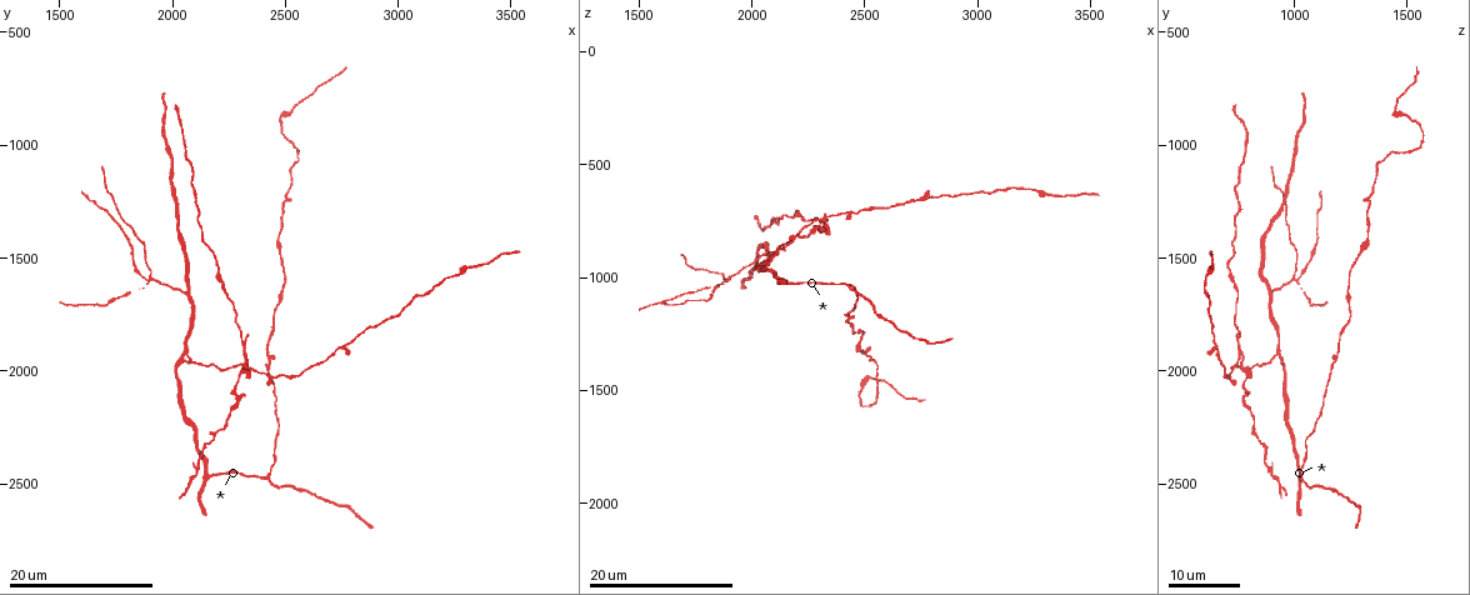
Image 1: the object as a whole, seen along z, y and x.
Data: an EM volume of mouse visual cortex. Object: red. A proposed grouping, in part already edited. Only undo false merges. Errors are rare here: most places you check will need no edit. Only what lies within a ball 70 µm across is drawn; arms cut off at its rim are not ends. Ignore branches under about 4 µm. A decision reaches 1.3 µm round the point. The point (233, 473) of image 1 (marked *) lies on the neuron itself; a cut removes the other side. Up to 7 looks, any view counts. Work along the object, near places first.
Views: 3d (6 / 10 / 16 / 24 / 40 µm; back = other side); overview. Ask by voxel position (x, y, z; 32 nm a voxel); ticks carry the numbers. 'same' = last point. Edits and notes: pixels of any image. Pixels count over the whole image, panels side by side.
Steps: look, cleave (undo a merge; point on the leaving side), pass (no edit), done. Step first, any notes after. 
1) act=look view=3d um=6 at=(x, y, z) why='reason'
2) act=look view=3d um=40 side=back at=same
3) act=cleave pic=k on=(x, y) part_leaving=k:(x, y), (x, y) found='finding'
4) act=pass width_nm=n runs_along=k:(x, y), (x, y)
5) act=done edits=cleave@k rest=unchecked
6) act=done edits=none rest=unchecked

act=look view=3d um=16 at=(2420, 2480, 1040) why='three arms meet'

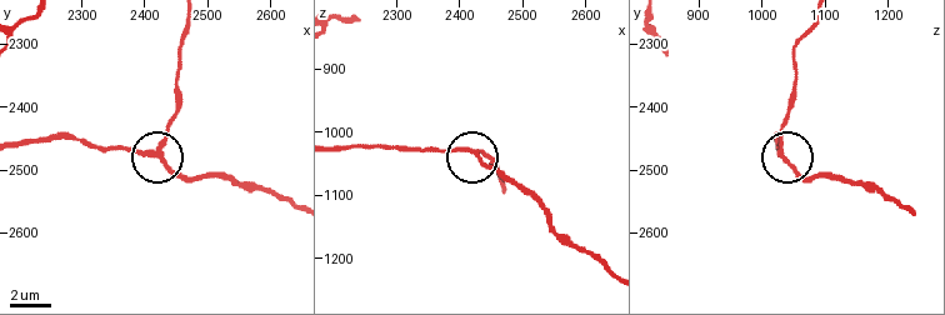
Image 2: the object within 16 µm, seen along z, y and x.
act=look view=3d um=6 at=(2420, 2465, 1035)

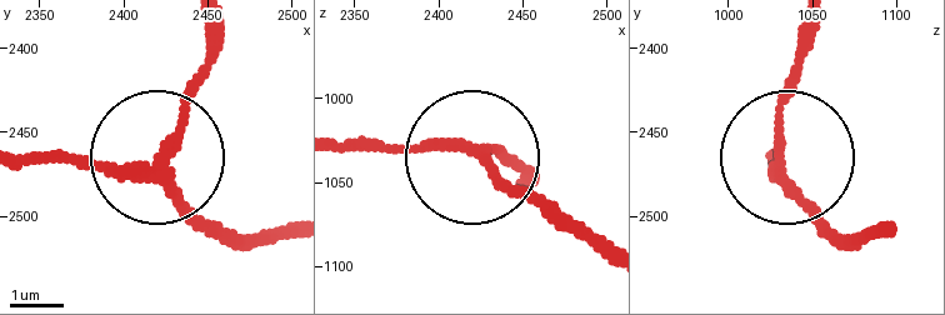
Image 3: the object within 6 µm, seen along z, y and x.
act=pass runs_along=3:(23, 159), (144, 159), (233, 249) found='one neuron here'

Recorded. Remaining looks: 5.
act=look view=3d um=16 at=(2060, 1650, 900) why='a fork'

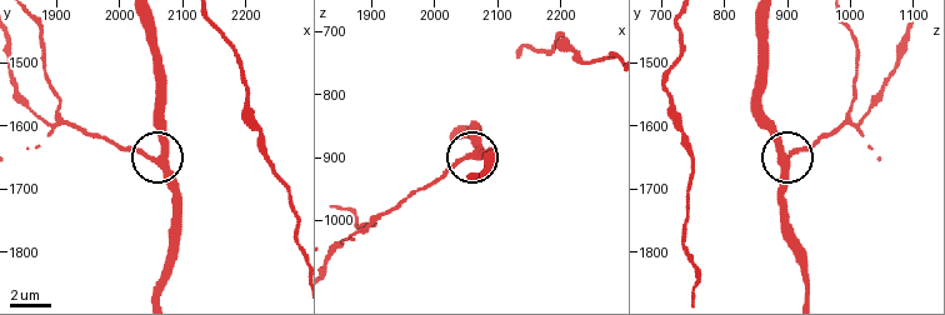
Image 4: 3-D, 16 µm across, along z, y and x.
act=look view=3d um=10 at=(2070, 1655, 890) why='closer look'

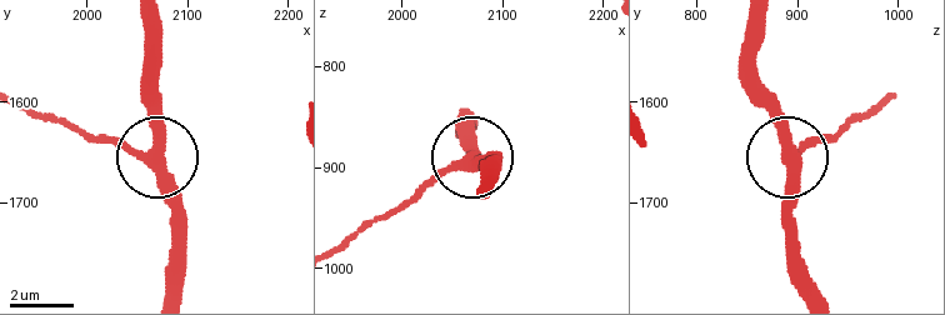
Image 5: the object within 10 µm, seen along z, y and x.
act=pass side_arm_um=27 arms=3 found='all the same neuron'

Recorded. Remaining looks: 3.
act=look view=3d um=24 at=(1900, 1590, 1010) why='four-way junction'

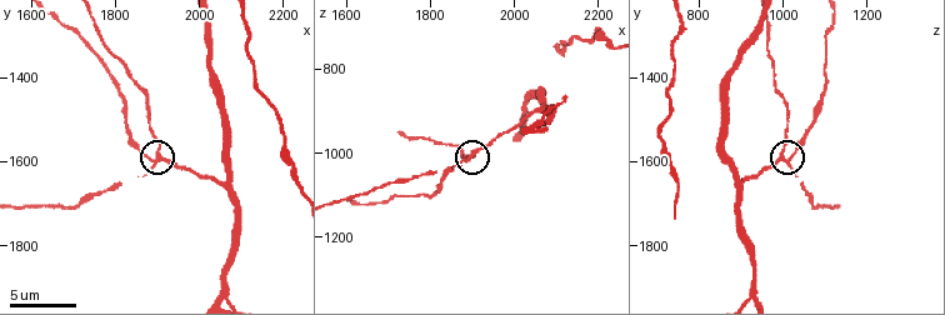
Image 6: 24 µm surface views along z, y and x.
act=look view=3d um=10 at=(1905, 1590, 990)

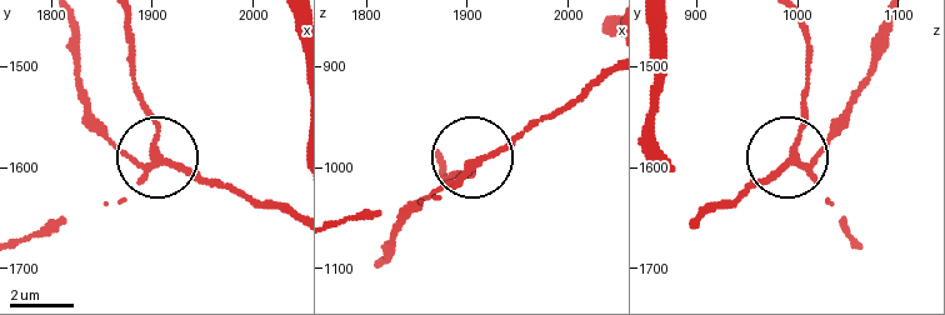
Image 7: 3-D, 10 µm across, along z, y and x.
act=pass arms=4 runs_along=7:(289, 215), (200, 183), (160, 155), (128, 159), (98, 131) found='all the same neuron'

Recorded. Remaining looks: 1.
act=done edits=none rest=unchecked

